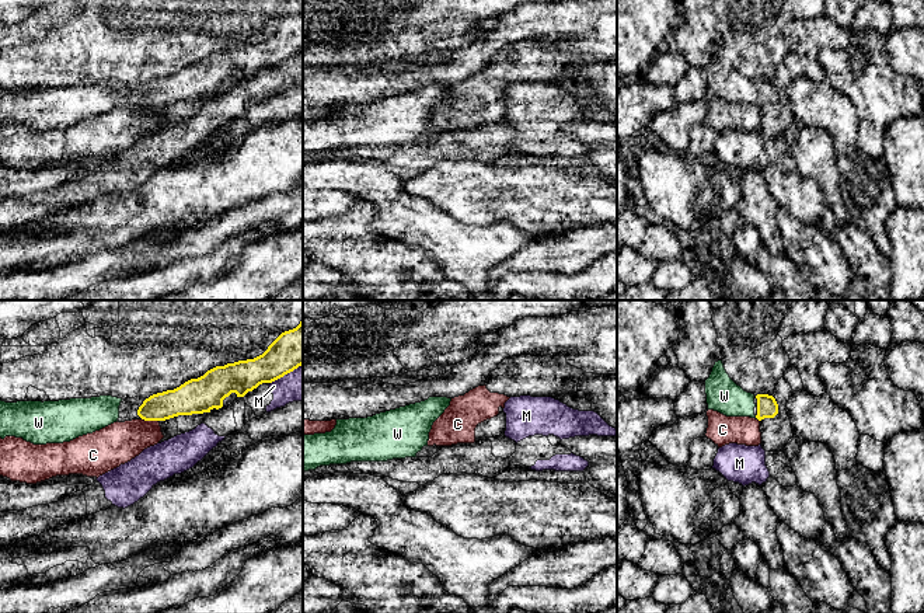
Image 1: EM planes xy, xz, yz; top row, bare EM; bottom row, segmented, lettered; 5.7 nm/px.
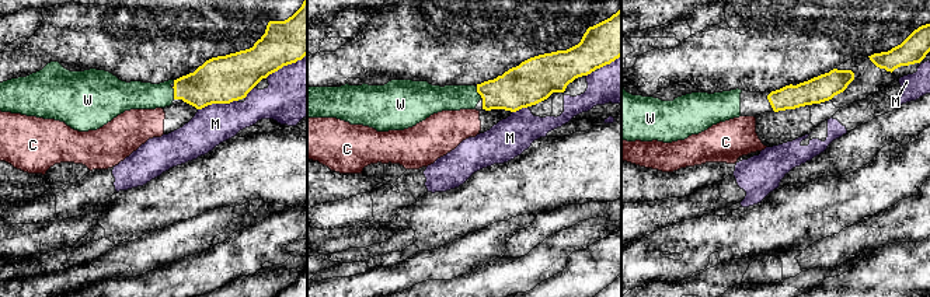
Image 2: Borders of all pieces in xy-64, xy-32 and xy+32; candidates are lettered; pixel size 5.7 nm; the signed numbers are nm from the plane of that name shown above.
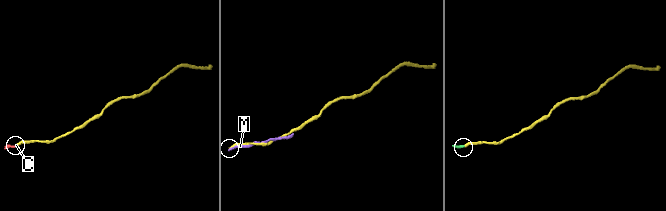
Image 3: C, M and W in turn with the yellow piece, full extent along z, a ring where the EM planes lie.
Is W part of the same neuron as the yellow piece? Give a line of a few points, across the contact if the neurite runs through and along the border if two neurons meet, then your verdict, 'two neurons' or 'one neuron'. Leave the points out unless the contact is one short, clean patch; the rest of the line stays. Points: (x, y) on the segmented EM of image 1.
line yz (767, 407), (756, 417), (741, 403), (724, 396); one neuron

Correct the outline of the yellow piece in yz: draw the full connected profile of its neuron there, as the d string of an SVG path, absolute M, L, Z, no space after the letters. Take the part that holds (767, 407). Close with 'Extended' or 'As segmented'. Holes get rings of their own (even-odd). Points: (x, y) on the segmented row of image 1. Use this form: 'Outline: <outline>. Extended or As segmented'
Outline: M722 361L715 362L709 377L705 380L705 394L708 410L726 417L750 417L761 421L778 414L778 404L773 396L754 396L745 391L729 377Z. Extended

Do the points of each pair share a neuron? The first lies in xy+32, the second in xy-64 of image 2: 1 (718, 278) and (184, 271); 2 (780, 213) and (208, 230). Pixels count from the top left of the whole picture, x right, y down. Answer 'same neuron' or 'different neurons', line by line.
1: different neurons
2: different neurons

